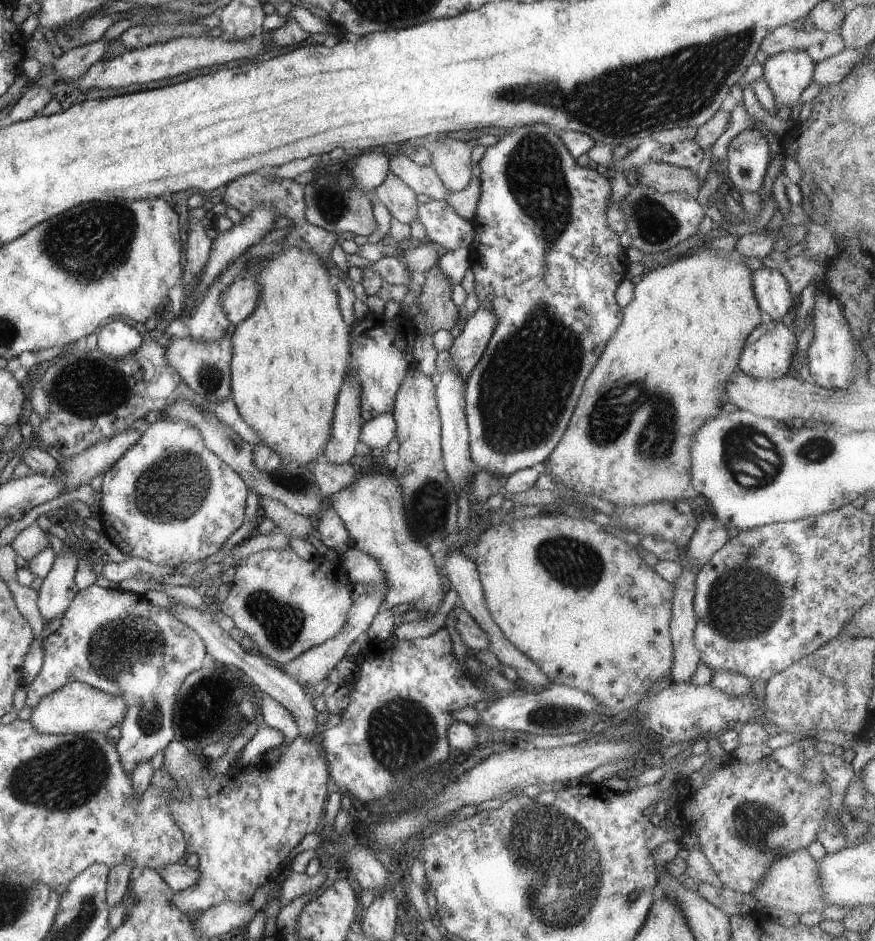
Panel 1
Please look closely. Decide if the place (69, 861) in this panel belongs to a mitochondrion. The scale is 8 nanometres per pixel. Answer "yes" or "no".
no

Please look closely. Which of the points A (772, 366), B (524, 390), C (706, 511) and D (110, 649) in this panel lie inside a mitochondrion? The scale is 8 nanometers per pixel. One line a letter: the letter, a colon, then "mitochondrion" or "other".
A: other
B: mitochondrion
C: other
D: mitochondrion

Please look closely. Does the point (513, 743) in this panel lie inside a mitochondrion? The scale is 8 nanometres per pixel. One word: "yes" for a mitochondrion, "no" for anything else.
no

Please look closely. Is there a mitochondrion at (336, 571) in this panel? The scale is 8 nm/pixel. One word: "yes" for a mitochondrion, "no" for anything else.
no

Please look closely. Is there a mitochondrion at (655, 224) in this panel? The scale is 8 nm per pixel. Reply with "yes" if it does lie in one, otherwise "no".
yes

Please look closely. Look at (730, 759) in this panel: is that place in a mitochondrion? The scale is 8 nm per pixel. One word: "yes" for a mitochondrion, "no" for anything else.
no

